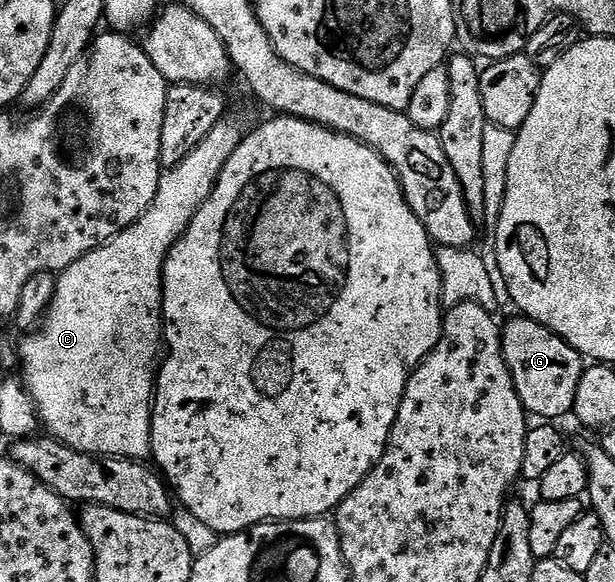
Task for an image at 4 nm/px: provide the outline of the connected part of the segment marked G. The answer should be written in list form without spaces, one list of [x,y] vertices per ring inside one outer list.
[[[516,315],[513,321],[505,320],[500,338],[506,367],[514,379],[518,399],[522,399],[524,412],[536,419],[556,419],[552,417],[569,416],[574,407],[574,395],[578,395],[578,383],[586,368],[586,358],[574,347],[570,347],[570,343],[566,343],[566,339],[562,339],[554,331],[550,331],[550,327],[523,315]]]

